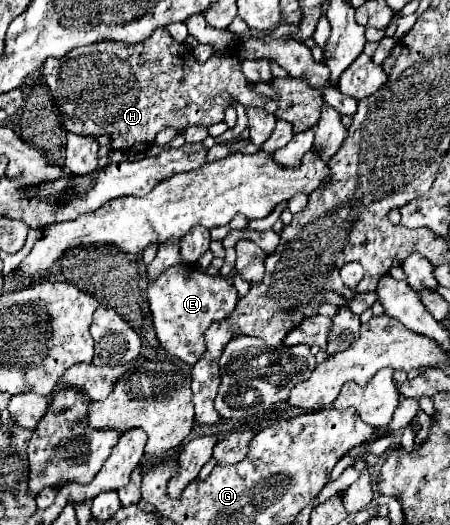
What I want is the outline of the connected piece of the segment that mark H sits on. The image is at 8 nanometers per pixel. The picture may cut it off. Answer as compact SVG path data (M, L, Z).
M166 27L154 29L146 41L136 45L100 41L82 49L74 49L62 59L48 59L44 63L42 79L54 95L66 131L94 137L106 133L112 137L112 149L124 153L132 153L132 149L144 151L154 143L158 131L166 125L180 131L188 129L190 125L210 127L224 121L224 109L234 101L242 103L246 109L264 107L268 101L266 95L258 95L256 89L248 83L240 69L240 63L234 57L214 55L206 63L198 63L192 49L188 49L184 43L174 41Z

